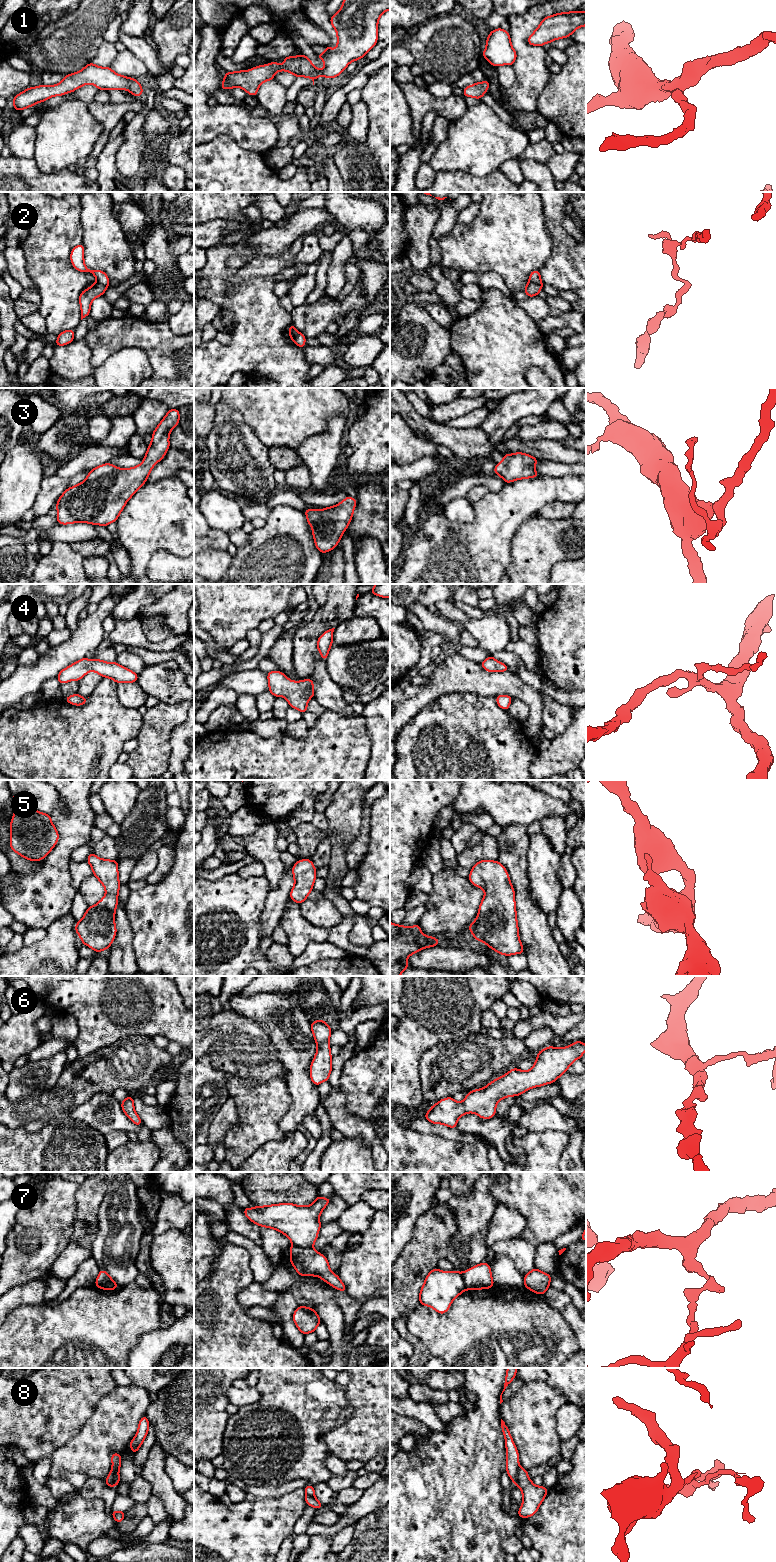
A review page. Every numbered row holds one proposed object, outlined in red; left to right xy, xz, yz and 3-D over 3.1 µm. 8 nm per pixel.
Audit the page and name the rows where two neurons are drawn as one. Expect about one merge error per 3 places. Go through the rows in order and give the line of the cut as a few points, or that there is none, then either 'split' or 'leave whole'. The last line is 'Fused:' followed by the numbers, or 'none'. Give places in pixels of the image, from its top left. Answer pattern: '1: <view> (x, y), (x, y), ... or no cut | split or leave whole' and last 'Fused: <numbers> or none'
1: no cut | leave whole
2: yz (529, 281), (542, 286) | split
3: no cut | leave whole
4: no cut | leave whole
5: no cut | leave whole
6: no cut | leave whole
7: xz (292, 1244), (298, 1247), (311, 1247) | split
8: yz (519, 1467), (516, 1484) | split
Fused: 2, 7, 8

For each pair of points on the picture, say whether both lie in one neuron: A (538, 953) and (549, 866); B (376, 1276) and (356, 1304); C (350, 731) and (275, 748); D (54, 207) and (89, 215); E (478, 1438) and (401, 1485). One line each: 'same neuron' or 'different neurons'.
A: different neurons
B: different neurons
C: same neuron
D: different neurons
E: same neuron

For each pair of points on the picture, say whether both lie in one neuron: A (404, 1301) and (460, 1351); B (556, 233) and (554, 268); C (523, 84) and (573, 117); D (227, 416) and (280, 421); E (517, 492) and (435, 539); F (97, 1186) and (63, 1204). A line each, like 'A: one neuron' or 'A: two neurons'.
A: two neurons
B: one neuron
C: two neurons
D: two neurons
E: one neuron
F: two neurons

